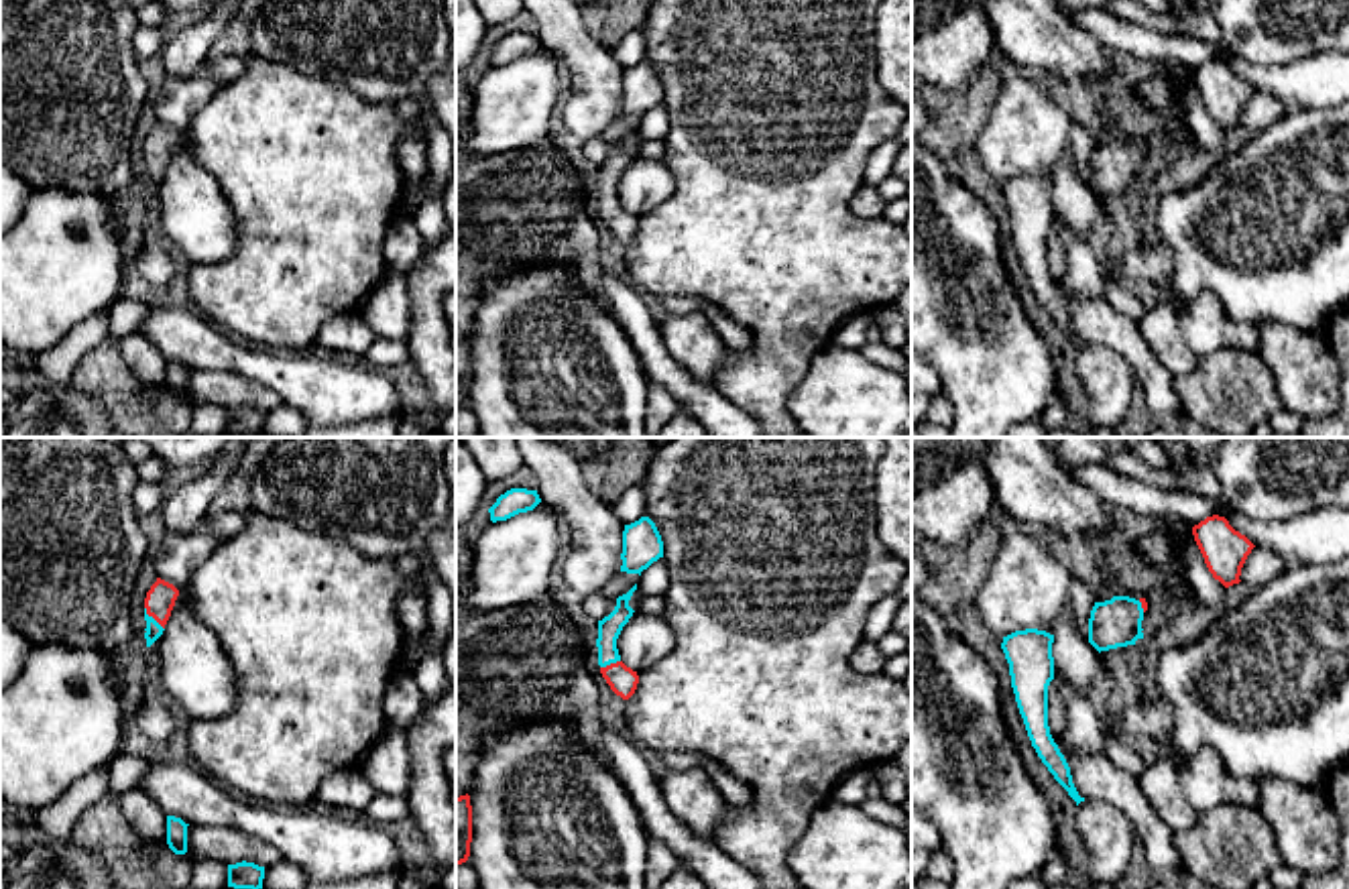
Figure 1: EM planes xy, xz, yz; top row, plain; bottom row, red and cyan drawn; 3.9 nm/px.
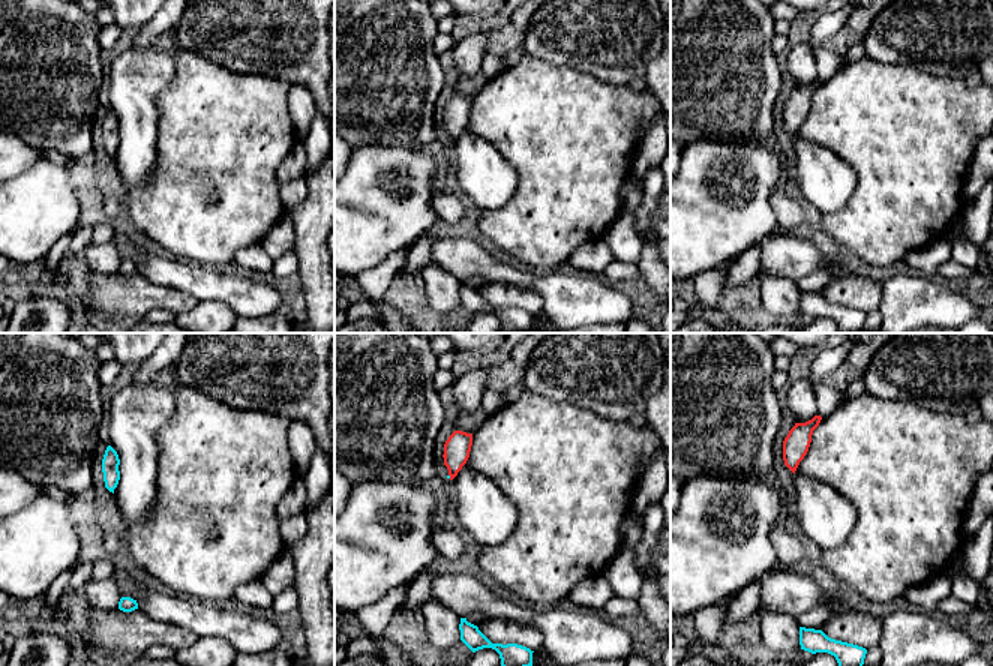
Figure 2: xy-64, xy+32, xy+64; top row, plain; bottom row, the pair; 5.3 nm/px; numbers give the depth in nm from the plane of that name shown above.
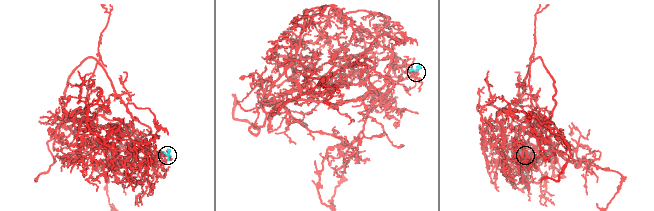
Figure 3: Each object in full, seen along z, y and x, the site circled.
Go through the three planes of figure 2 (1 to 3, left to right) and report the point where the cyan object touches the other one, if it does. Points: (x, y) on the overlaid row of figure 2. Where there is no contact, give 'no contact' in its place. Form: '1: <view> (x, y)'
1: no contact
2: xy+32 (449, 474)
3: no contact

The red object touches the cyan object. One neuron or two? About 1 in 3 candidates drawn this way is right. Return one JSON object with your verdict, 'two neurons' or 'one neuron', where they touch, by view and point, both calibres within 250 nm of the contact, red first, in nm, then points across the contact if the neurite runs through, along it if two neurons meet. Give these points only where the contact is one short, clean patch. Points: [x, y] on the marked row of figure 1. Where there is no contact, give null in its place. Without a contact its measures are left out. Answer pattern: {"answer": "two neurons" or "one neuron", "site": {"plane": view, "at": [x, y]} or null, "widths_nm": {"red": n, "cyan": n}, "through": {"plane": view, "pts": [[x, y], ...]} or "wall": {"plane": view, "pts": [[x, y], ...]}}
{"answer": "one neuron", "site": {"plane": "xy", "at": [153, 617]}, "widths_nm": {"red": 120, "cyan": 70}, "through": {"plane": "xy", "pts": [[159, 601], [153, 617], [153, 629]]}}

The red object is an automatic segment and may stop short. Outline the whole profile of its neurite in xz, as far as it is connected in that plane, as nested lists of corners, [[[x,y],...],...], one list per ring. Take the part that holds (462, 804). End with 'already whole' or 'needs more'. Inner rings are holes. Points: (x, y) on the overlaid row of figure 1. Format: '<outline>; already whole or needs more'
[[[470,795],[456,797],[456,867],[470,856],[472,842],[472,806]]]; already whole

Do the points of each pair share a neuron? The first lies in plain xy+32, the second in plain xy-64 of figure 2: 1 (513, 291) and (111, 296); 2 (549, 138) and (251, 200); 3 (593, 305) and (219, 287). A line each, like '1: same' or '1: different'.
1: same
2: same
3: same

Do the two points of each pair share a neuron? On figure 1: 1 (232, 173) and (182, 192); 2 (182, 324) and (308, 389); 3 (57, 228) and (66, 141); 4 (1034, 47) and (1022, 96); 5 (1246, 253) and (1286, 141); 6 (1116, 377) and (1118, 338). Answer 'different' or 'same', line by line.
1: different
2: same
3: different
4: different
5: same
6: different

